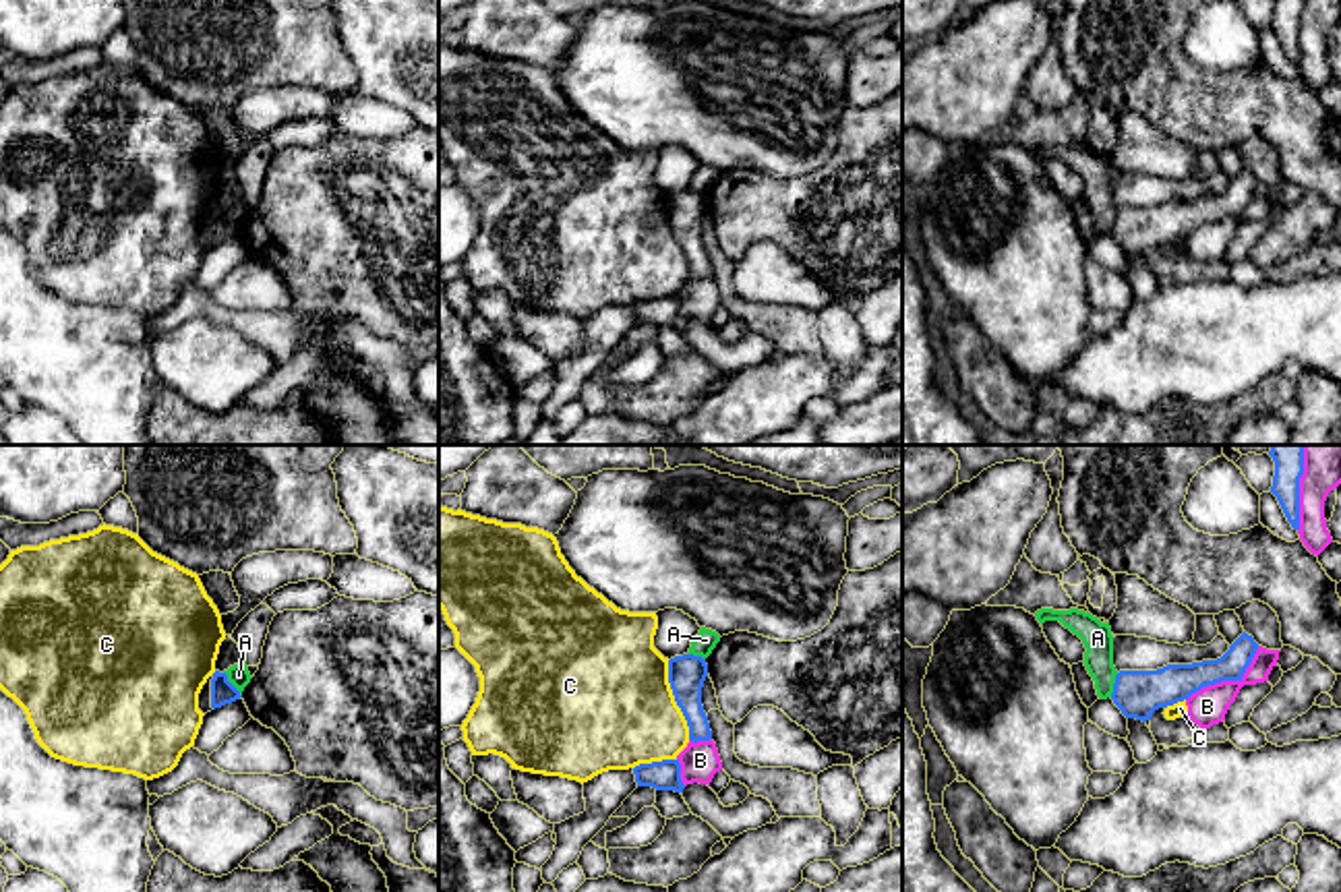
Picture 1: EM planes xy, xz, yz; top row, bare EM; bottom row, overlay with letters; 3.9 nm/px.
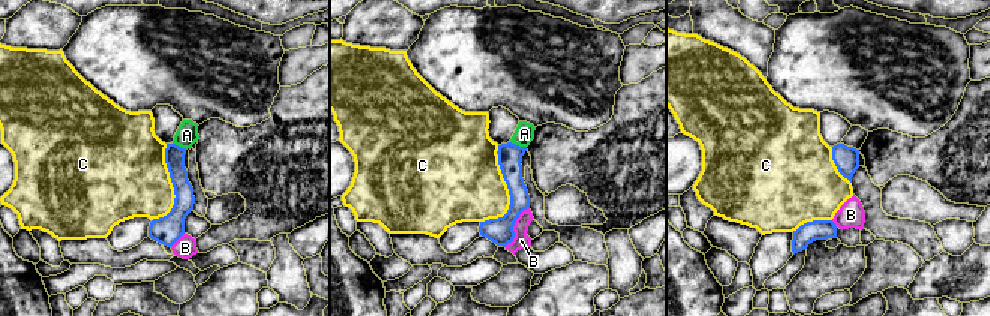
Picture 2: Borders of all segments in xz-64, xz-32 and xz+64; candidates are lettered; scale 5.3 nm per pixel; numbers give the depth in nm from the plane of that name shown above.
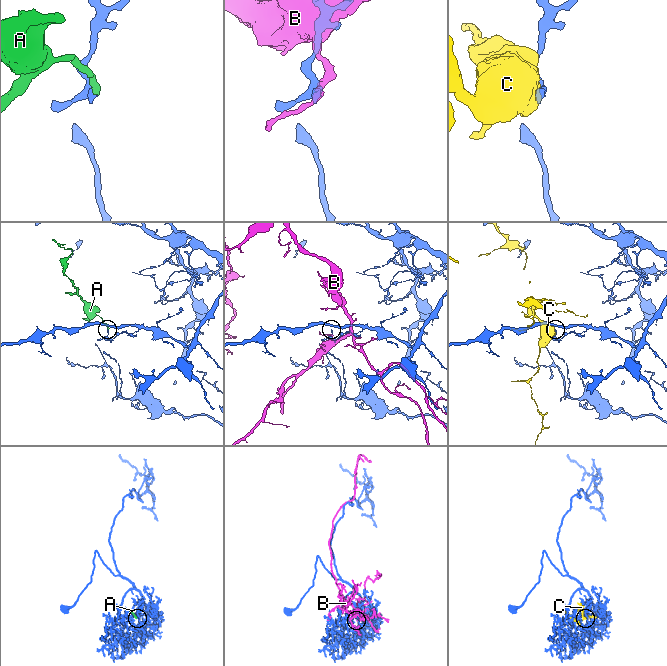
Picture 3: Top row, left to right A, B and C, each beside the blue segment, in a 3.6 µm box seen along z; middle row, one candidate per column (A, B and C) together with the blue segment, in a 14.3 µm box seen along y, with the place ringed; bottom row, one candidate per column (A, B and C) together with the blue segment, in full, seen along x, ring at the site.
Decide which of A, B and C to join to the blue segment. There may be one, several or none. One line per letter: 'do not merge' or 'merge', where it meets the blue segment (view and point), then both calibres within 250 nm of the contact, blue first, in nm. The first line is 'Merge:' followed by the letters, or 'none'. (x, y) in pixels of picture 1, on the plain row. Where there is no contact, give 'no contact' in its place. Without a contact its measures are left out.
Merge: none
A: do not merge; contact xy (230, 220); calibres 100 and 90 nm
B: do not merge; contact yz (1228, 216); calibres 150 and 140 nm
C: do not merge; contact xz (675, 236); calibres 140 and 480 nm

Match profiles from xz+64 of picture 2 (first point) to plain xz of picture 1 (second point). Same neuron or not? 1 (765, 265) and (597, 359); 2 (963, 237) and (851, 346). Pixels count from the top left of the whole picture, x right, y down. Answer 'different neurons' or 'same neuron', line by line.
1: same neuron
2: same neuron

